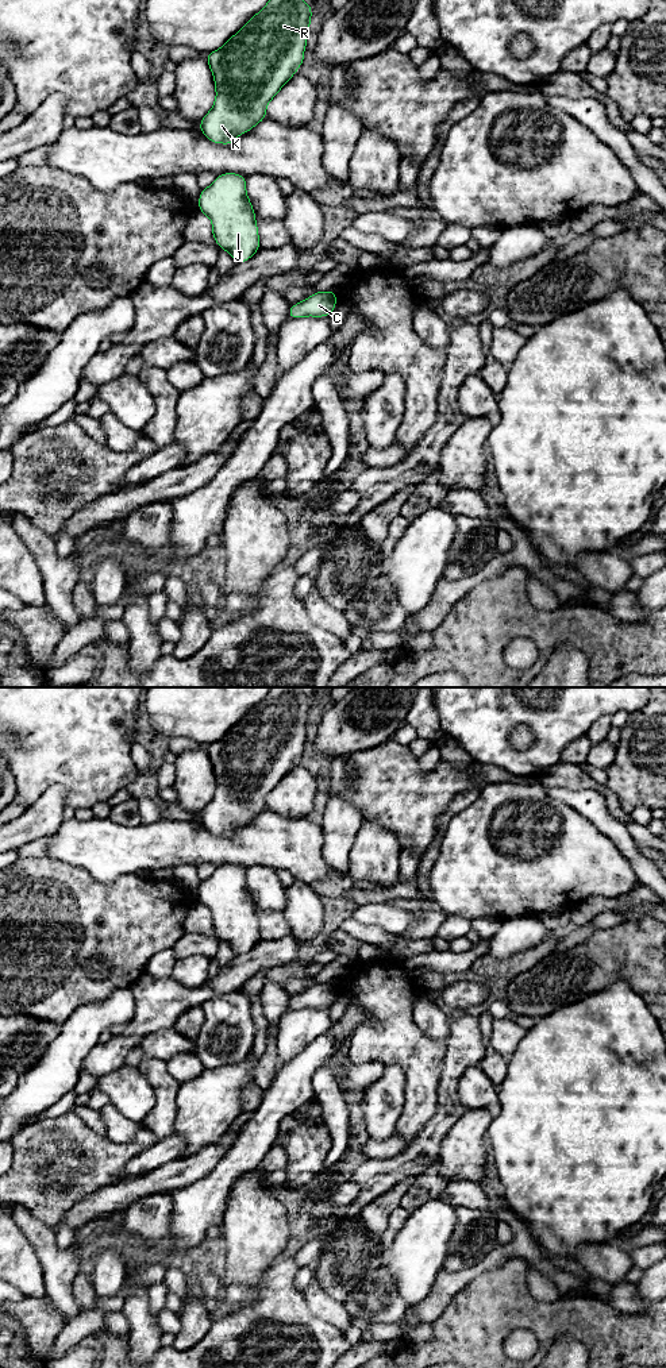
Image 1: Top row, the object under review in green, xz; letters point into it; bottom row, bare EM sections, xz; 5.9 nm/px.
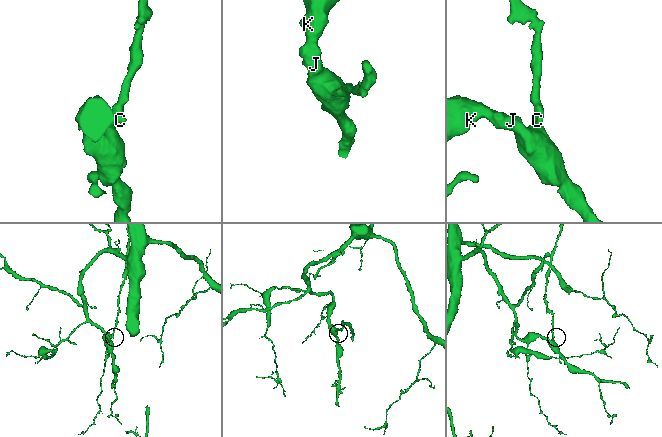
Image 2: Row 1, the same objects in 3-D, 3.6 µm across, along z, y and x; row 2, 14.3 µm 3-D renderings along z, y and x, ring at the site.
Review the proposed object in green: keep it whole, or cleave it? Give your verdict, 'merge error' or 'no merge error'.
no merge error

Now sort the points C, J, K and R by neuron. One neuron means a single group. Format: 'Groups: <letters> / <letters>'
Groups: C J K R

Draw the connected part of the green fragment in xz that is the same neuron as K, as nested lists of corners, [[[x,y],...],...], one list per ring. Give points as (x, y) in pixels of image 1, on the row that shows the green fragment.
[[[270,0],[219,50],[207,54],[216,99],[199,128],[208,140],[231,144],[266,119],[267,104],[304,63],[311,16],[312,5],[303,0]]]

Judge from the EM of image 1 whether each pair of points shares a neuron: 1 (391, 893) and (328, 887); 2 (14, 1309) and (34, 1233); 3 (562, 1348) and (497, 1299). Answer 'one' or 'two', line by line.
1: one
2: two
3: two

